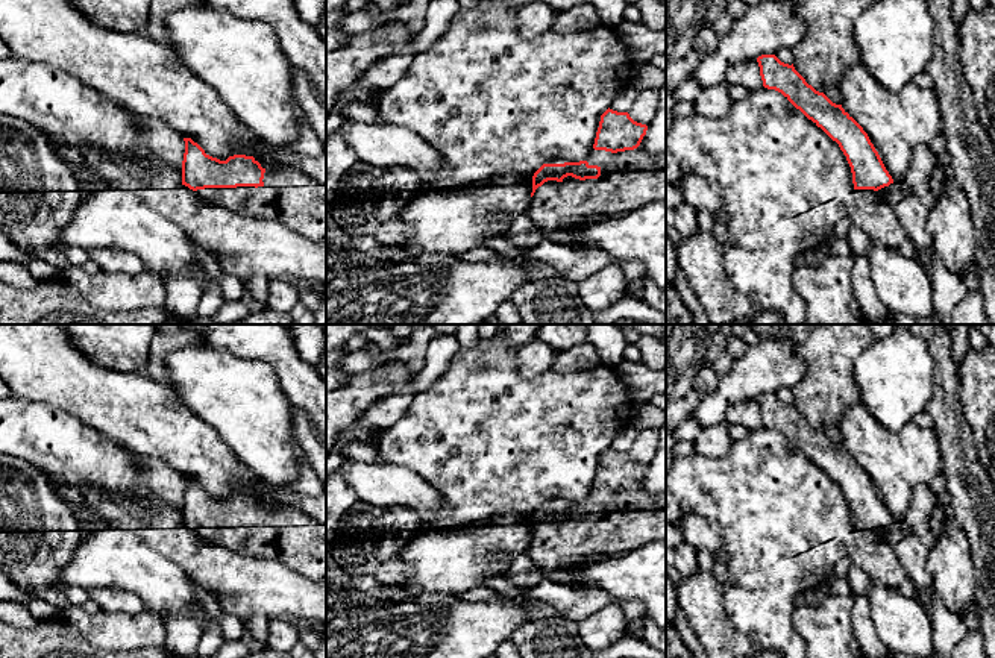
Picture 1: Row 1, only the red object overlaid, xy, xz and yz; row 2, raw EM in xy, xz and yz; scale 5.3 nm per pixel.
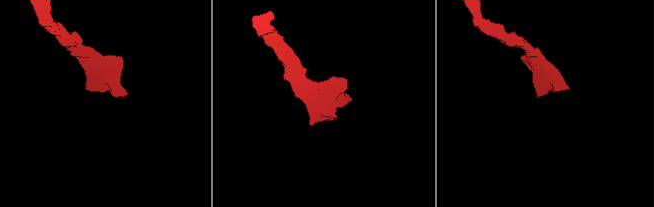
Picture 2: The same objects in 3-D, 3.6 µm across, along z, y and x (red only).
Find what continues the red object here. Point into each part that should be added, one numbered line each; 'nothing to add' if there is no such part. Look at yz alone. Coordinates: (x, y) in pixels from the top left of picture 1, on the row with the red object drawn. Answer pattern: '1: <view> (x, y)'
1: yz (892, 193)

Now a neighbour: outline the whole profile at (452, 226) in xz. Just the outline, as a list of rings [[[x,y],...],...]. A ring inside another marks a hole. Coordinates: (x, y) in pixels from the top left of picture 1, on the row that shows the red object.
[[[496,174],[470,182],[463,196],[447,196],[423,188],[399,214],[413,226],[406,249],[460,255],[484,238],[505,235],[516,215],[531,205],[532,176]]]

